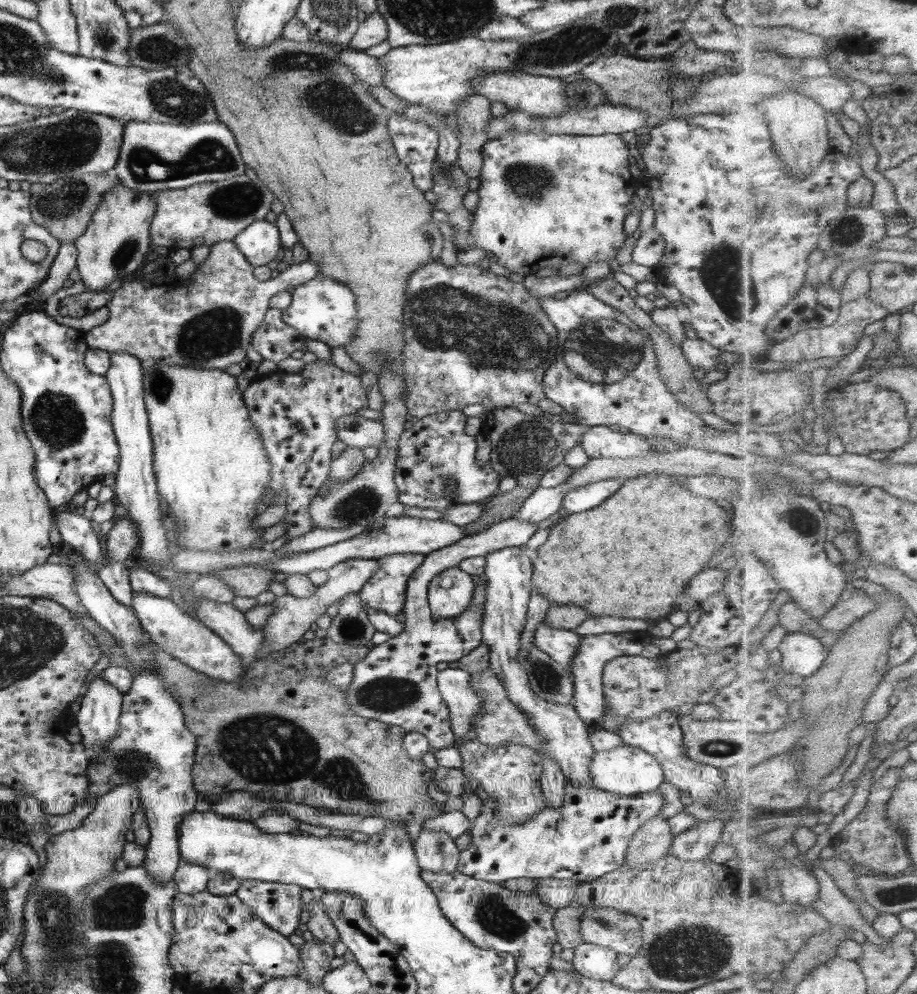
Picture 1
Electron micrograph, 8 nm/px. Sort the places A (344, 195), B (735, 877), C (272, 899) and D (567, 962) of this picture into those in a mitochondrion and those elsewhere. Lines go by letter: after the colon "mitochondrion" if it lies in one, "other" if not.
A: other
B: other
C: other
D: other

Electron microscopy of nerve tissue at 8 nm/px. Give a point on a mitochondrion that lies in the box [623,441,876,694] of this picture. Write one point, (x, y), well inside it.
(800, 521)

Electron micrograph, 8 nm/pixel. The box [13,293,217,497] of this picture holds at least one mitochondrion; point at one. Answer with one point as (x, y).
(58, 423)

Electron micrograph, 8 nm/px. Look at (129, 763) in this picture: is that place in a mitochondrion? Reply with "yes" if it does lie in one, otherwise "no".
yes

